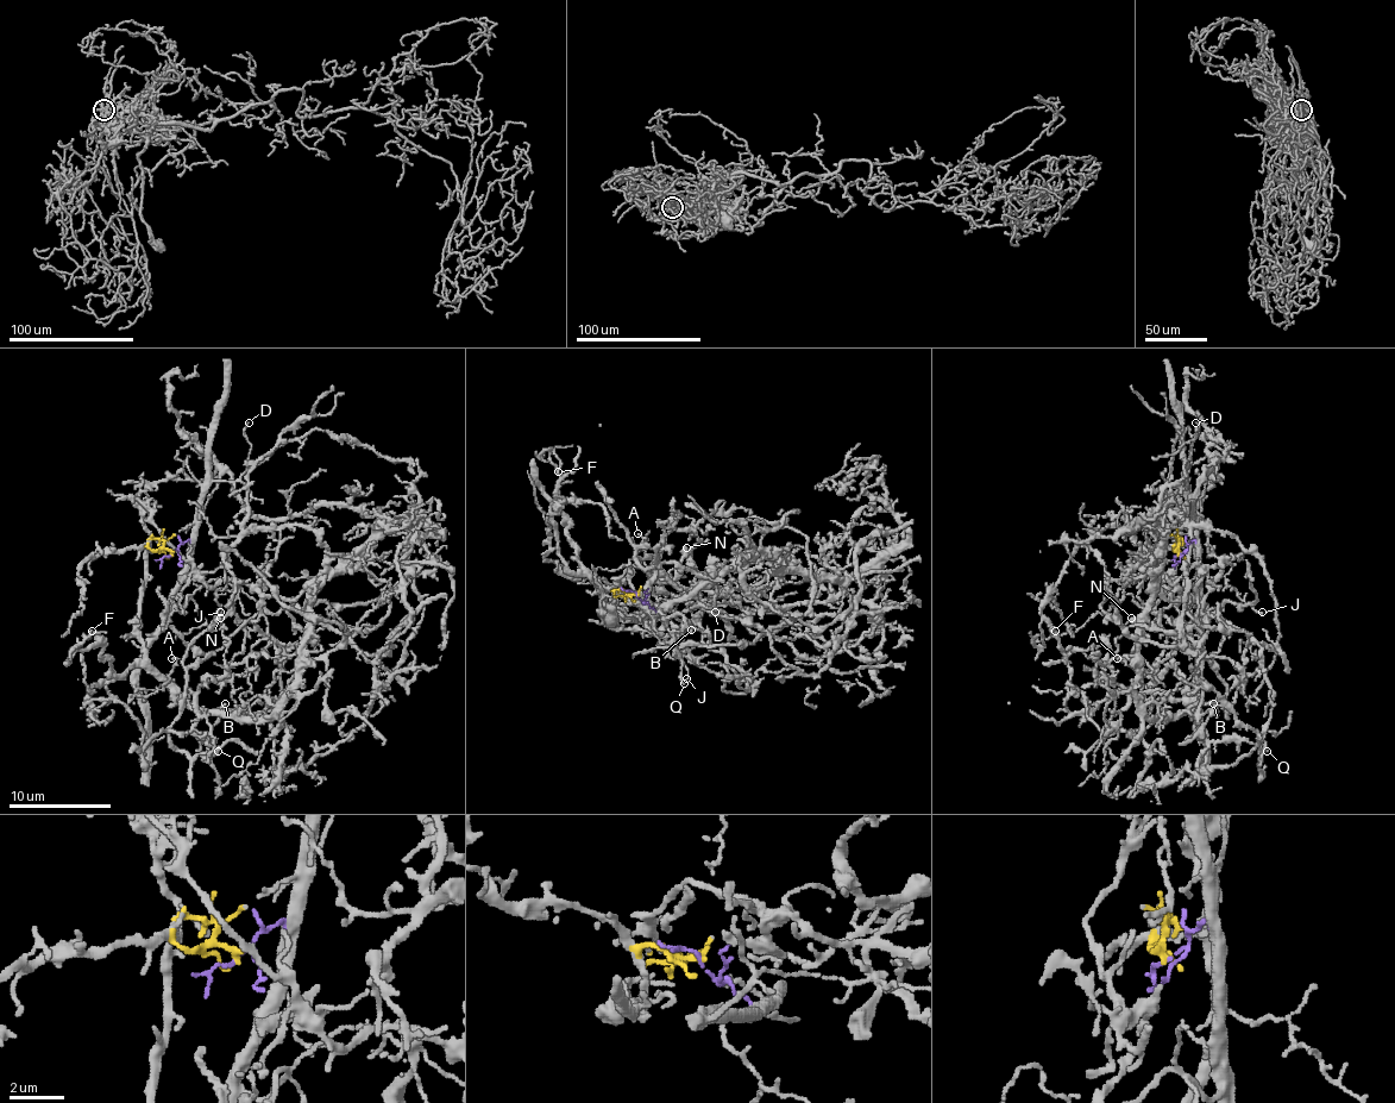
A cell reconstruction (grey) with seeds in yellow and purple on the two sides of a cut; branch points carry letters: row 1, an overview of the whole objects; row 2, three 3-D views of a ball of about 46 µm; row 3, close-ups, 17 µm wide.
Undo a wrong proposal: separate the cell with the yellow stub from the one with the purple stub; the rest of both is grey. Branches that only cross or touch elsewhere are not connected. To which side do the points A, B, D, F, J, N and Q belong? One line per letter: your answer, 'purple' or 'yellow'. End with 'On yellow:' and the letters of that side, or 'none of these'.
A: purple
B: yellow
D: purple
F: yellow
J: purple
N: yellow
Q: yellow
On yellow: B, F, N, Q

